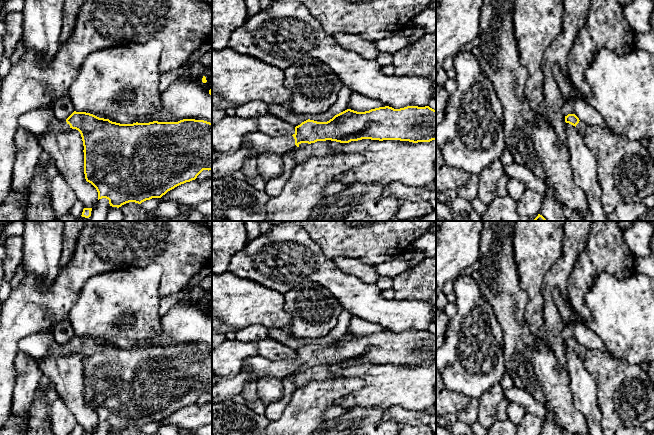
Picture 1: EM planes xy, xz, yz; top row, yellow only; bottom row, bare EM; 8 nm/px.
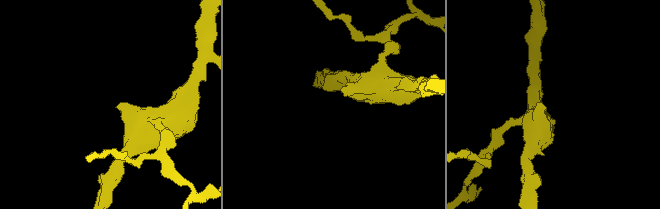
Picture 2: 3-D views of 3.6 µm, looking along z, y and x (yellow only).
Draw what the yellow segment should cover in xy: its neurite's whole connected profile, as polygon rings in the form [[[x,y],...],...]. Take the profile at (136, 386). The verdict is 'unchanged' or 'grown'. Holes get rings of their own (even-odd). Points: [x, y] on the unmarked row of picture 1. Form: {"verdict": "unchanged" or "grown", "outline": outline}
{"verdict": "grown", "outline": [[[39,332],[19,342],[20,351],[38,360],[46,354],[76,353],[84,370],[84,398],[98,416],[98,424],[106,422],[112,431],[135,426],[141,428],[152,422],[161,422],[175,411],[195,404],[203,394],[212,394],[212,347],[204,344],[183,343],[178,346],[120,348],[86,336],[74,335],[66,344],[58,344],[53,336]]]}

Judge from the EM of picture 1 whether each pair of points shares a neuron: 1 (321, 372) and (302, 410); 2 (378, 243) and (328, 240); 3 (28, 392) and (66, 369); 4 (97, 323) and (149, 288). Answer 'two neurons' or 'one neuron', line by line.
1: two neurons
2: one neuron
3: two neurons
4: one neuron

